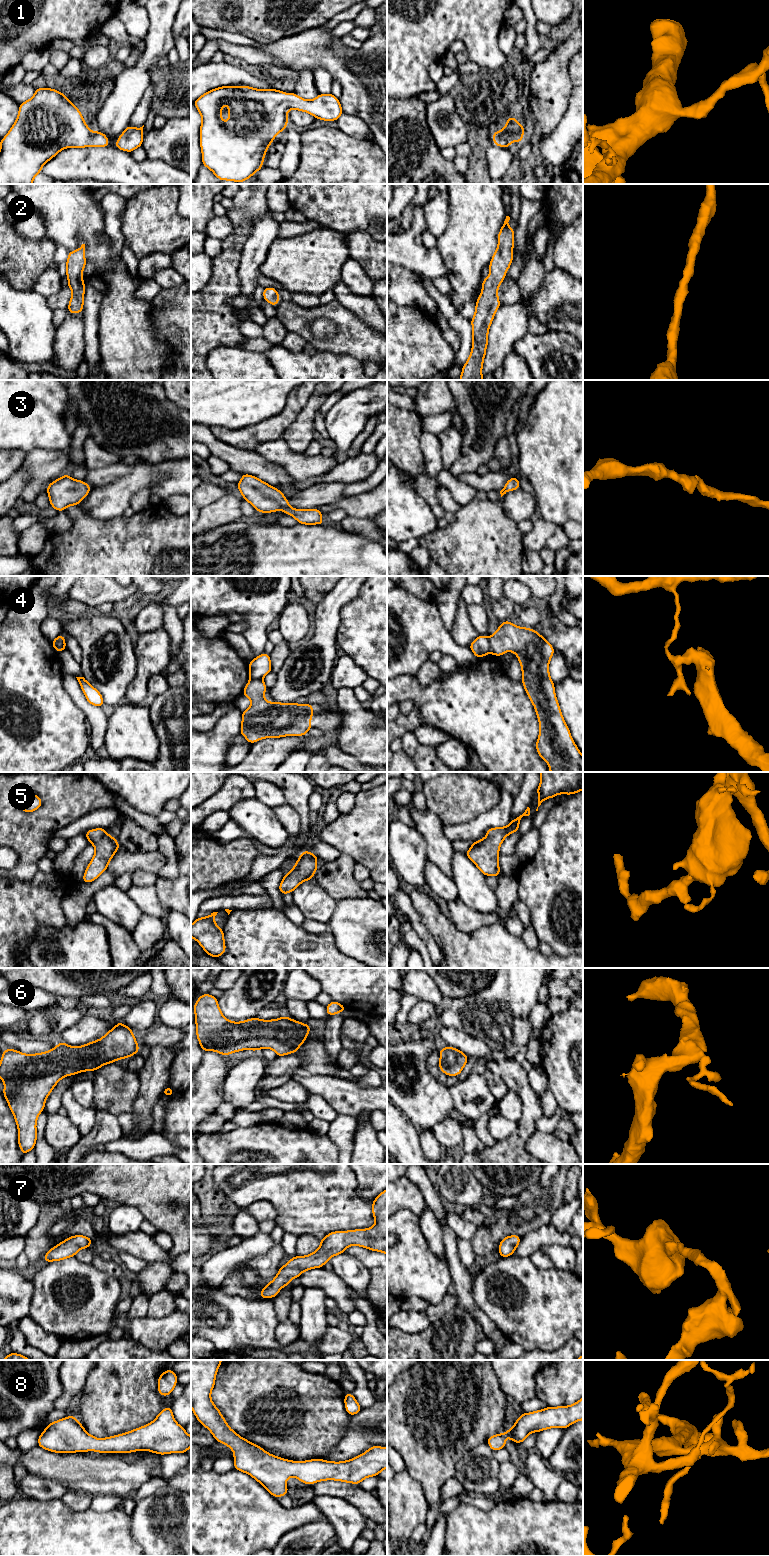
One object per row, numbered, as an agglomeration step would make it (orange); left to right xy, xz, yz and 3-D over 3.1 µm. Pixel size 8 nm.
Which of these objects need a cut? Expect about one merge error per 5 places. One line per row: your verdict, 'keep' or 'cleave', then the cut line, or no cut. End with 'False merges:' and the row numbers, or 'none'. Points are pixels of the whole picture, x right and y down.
1: keep; no cut
2: keep; no cut
3: keep; no cut
4: cleave; cut in yz along (487, 637), (490, 651)
5: keep; no cut
6: keep; no cut
7: keep; no cut
8: keep; no cut
False merges: 4

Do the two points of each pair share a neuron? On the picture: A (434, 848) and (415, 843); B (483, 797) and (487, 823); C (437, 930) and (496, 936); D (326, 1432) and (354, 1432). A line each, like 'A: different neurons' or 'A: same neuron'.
A: different neurons
B: different neurons
C: same neuron
D: different neurons

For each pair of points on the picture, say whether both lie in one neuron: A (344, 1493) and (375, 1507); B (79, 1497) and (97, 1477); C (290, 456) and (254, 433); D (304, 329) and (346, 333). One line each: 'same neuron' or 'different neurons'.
A: same neuron
B: different neurons
C: different neurons
D: same neuron

